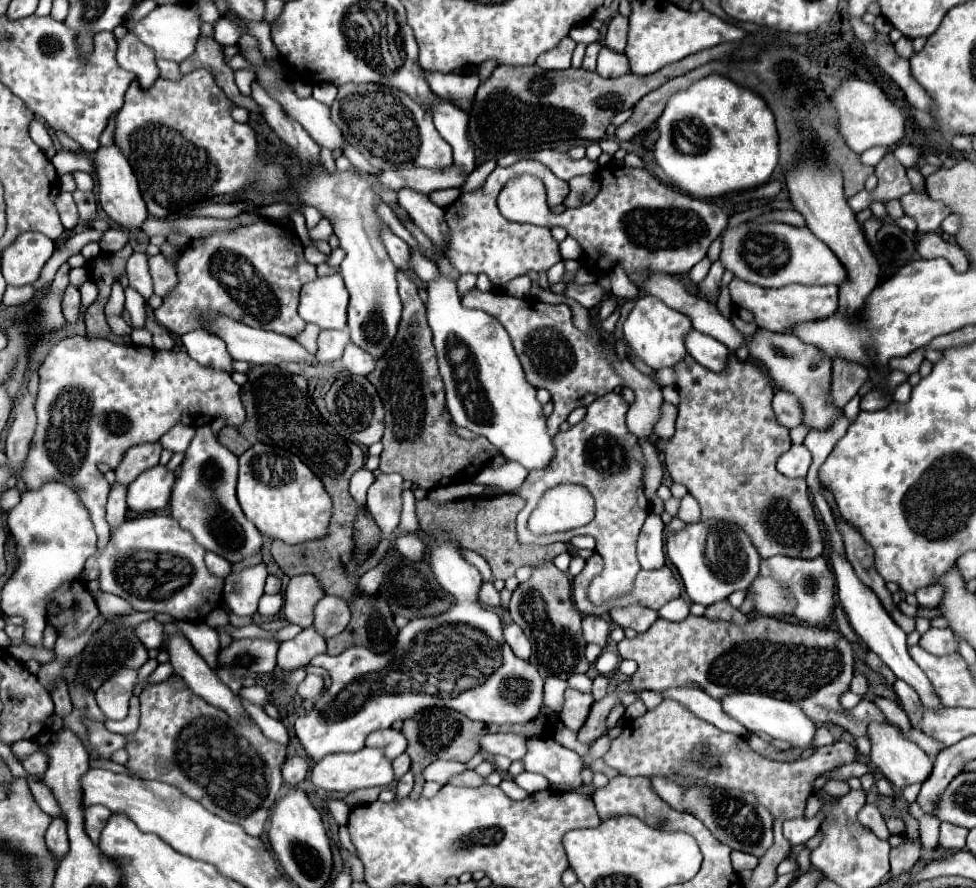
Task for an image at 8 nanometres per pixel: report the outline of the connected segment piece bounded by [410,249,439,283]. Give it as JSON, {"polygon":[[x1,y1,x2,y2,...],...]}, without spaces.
{"polygon":[[411,249,411,264,416,275,425,283,435,281,439,276,439,270,436,264,426,259,417,250]]}

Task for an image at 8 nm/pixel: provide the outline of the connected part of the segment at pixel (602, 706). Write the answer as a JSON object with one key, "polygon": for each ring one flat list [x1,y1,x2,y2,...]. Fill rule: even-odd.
{"polygon":[[617,693,607,695,605,699,597,701,597,703,591,707,591,713,589,713,583,729,577,733,577,739,579,739,581,743,591,745,591,743,595,743,599,737,603,737,603,735,609,731,607,725,605,725,605,719,607,719,609,711,617,705,617,701,619,701,617,697,619,697]]}

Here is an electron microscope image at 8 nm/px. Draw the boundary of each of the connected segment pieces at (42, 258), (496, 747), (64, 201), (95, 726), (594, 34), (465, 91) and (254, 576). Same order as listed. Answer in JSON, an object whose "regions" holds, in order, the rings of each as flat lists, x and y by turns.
{"regions":[[[23,233,3,251,3,277,7,285,23,287,37,281,43,265,55,251,55,241,41,233]],[[487,733,479,737,479,745,489,755,505,755,511,761,517,761,527,751,527,739,515,733]],[[59,193,57,199,55,199,55,207,59,211,59,217,61,217,61,223,65,225,65,229,73,229,77,227,77,205,71,197,71,193]],[[85,719,85,725,89,729,89,739,91,739,91,745,95,749,95,753,103,759,109,759,117,749,125,747,125,737,123,735,117,735,117,733,111,733,105,729,103,723,97,723,97,721,91,721,91,719]],[[581,23,581,25,573,27,569,32,569,37,576,43,584,43,586,45,601,39,601,37,599,37,599,31,595,31,595,29,591,27,591,23]],[[425,71,425,79,431,91,445,99,469,99,469,103,455,103,457,107,469,109,473,103,473,95,481,85,477,75,455,75,455,73,439,73]],[[261,563,225,577,223,599,235,615,253,617,257,613,257,603,263,595,267,575,267,567]]]}

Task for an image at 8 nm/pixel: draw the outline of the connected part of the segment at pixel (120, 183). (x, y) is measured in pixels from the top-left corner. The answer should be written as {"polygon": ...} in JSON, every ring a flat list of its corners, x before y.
{"polygon":[[117,145,97,149,97,153,95,153,95,177,99,181,99,203,101,203,103,211,109,215,109,219,113,223,117,223,119,227,137,235,149,213,147,213,145,201,141,199,137,179,129,167,129,161,121,155,121,151,117,151]]}

